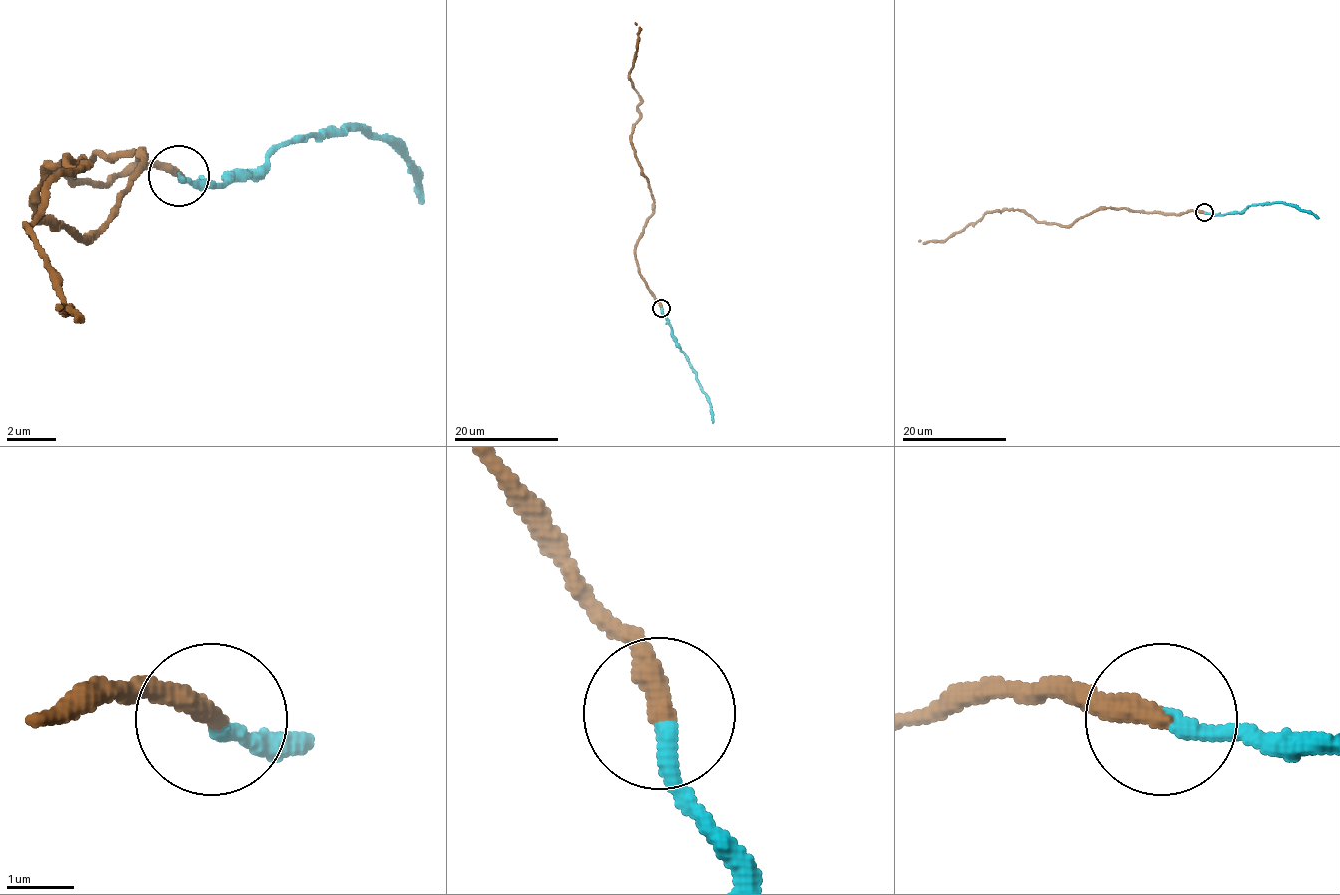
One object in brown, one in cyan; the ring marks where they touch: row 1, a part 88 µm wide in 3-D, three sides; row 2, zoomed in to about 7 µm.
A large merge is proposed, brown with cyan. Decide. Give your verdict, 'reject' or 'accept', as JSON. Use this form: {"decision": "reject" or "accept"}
{"decision": "accept"}

